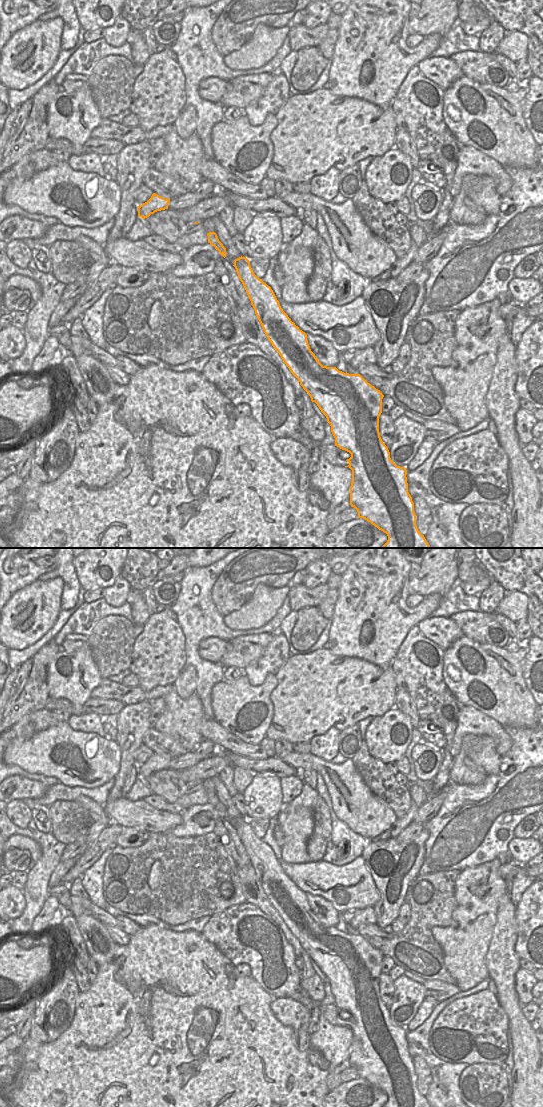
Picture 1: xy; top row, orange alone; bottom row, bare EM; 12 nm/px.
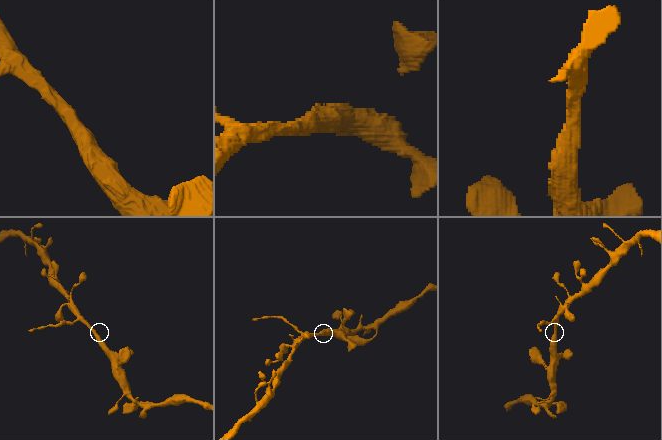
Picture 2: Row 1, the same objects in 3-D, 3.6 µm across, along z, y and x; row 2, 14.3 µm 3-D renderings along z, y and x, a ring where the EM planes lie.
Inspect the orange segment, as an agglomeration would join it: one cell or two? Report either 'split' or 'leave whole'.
split

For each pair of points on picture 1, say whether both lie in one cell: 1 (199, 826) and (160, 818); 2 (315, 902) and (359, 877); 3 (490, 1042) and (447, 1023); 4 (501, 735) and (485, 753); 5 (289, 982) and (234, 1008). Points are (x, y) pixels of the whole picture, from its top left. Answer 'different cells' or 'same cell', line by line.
1: different cells
2: different cells
3: same cell
4: different cells
5: different cells

